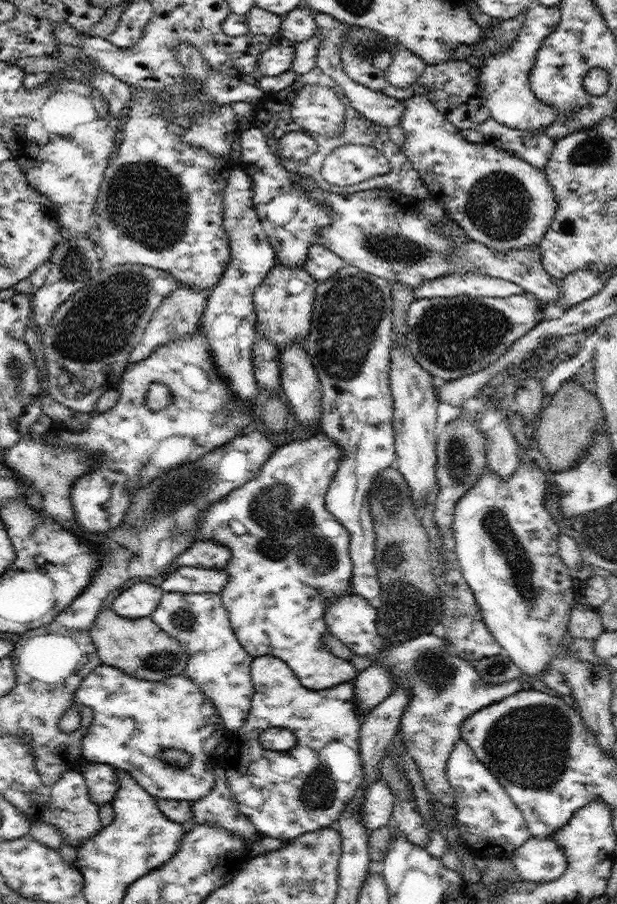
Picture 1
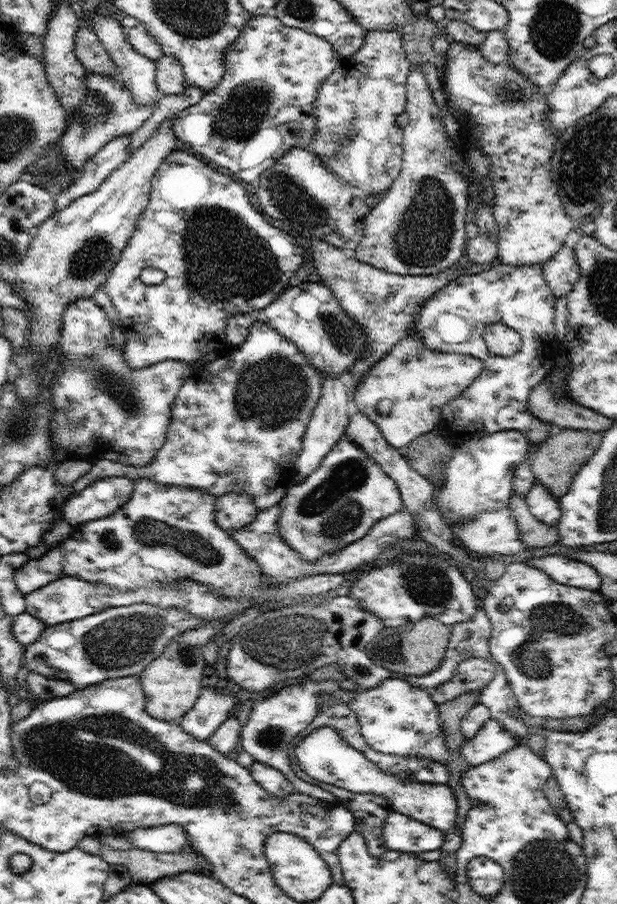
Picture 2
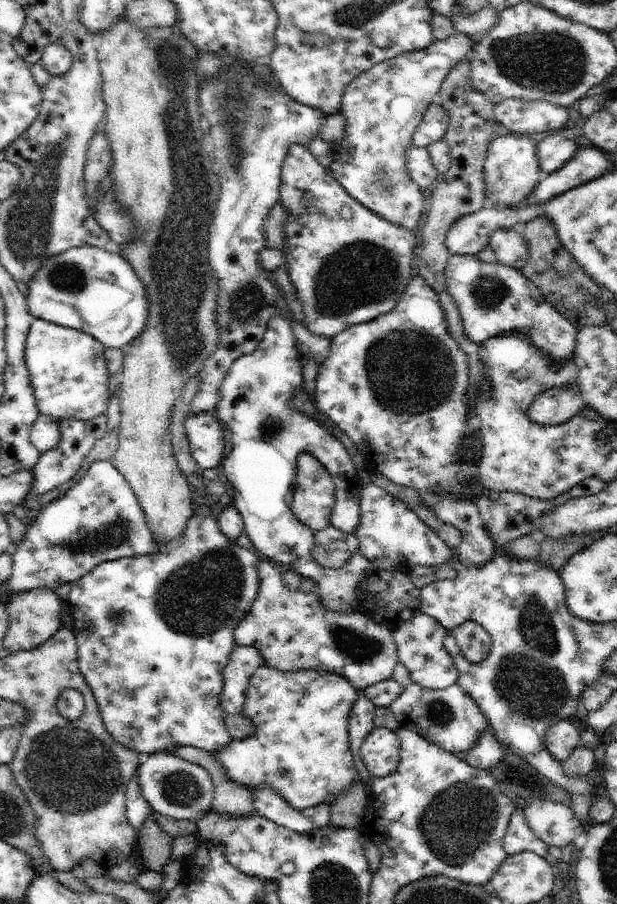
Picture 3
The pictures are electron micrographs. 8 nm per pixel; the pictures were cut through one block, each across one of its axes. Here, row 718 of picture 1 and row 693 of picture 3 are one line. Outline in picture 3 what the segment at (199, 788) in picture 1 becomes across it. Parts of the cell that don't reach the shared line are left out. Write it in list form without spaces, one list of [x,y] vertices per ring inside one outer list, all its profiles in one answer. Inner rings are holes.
[[[228,495],[224,500],[213,503],[212,513],[202,517],[200,515],[193,516],[188,521],[176,546],[173,546],[169,551],[106,561],[95,566],[82,578],[71,582],[71,591],[66,604],[68,604],[73,617],[70,630],[74,633],[77,644],[78,670],[95,695],[102,720],[108,732],[118,742],[135,750],[143,757],[155,755],[156,753],[170,755],[179,746],[196,747],[197,749],[204,749],[212,753],[224,750],[231,743],[231,738],[224,725],[224,712],[220,706],[220,697],[224,686],[223,670],[229,663],[231,652],[235,649],[235,646],[238,646],[235,644],[233,630],[248,614],[256,598],[261,581],[259,578],[260,559],[258,556],[249,549],[230,542],[217,525],[218,516],[226,508],[231,507],[236,507],[235,501],[234,498]]]

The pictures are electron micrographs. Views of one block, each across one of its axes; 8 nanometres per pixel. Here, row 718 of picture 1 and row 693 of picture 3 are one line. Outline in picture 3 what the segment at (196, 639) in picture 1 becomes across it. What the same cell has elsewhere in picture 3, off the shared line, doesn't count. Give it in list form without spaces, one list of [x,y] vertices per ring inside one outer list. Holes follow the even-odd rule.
[[[235,646],[223,670],[224,686],[220,706],[224,714],[238,714],[244,708],[250,677],[266,660],[256,647]]]

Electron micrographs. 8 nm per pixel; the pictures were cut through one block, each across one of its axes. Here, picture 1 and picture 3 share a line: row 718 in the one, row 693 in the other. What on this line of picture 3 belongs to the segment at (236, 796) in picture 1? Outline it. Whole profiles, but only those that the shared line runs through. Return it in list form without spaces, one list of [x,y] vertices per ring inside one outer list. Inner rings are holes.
[[[262,665],[250,677],[244,708],[240,712],[244,718],[252,721],[256,733],[241,740],[232,739],[224,750],[210,754],[217,758],[231,781],[247,786],[251,792],[262,786],[270,787],[299,811],[324,803],[330,805],[358,780],[348,723],[351,708],[359,694],[360,691],[346,678],[334,673],[315,670],[283,673]]]

